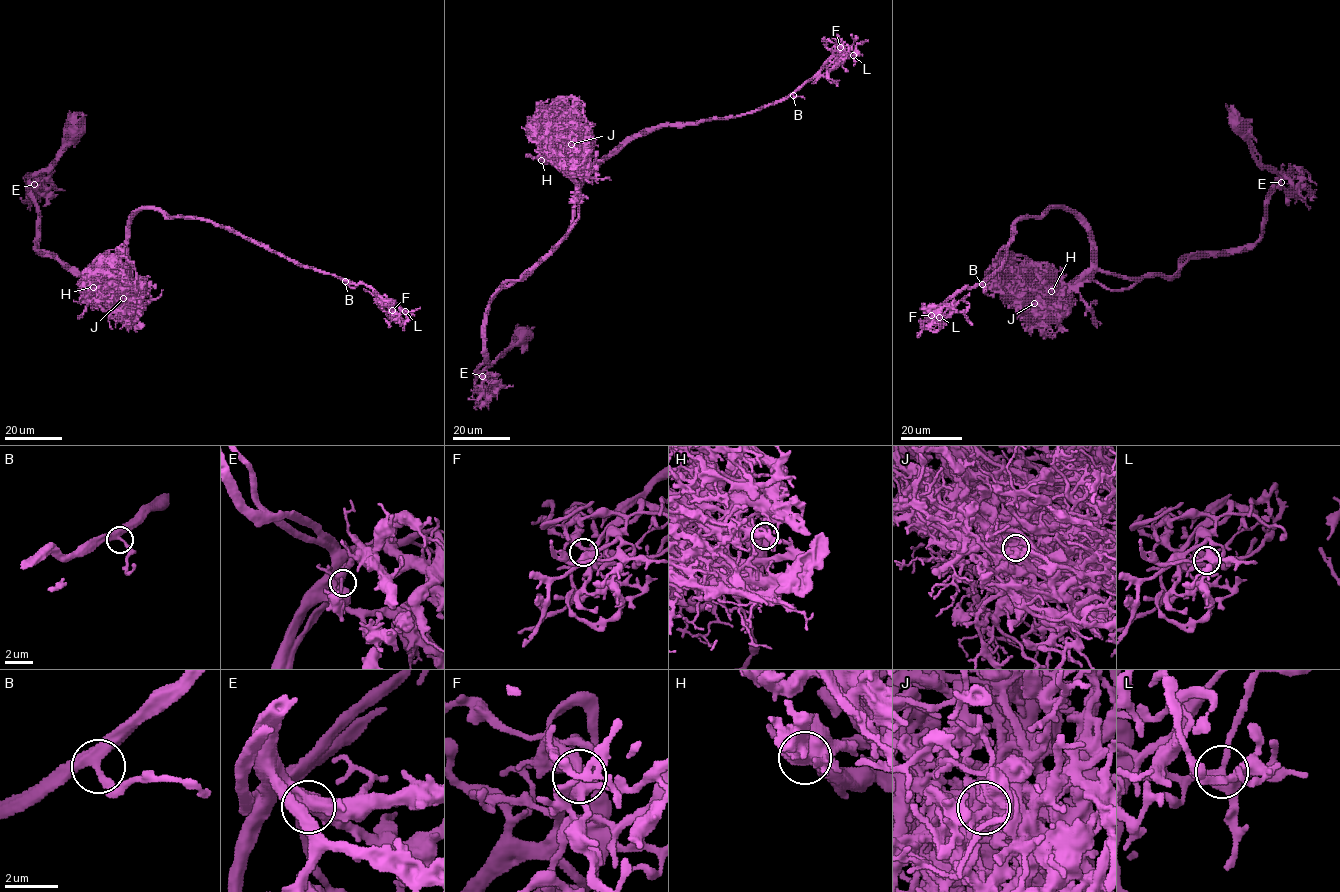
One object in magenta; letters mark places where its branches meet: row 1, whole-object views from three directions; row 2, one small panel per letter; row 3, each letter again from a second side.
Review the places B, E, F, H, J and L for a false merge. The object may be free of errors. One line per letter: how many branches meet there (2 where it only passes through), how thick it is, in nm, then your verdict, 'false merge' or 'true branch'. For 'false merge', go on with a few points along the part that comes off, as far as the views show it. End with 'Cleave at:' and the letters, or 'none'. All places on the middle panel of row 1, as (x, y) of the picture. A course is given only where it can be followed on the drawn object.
B: branches 3; calibre 400 nm; true branch
E: branches 4; calibre 420 nm; true branch
F: branches 4; calibre 360 nm; true branch
H: branches 3; calibre 550 nm; true branch
J: branches 7; calibre 700 nm; false merge; course (572, 144), (563, 166), (577, 186), (569, 233), (492, 298), (478, 374), (511, 347), (517, 324)
L: branches 4; calibre 380 nm; true branch
Cleave at: J

